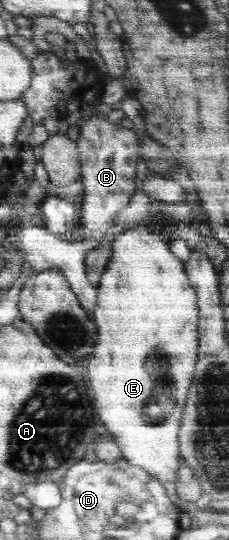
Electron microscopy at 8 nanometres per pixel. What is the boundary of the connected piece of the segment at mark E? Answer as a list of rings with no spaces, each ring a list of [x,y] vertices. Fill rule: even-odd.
[[[147,229],[127,230],[113,240],[115,259],[103,274],[93,309],[98,340],[91,362],[84,363],[93,385],[99,417],[119,448],[122,460],[142,469],[150,479],[167,487],[179,479],[181,469],[181,413],[198,362],[199,308],[195,289],[189,284],[184,265],[176,260],[169,245]]]

